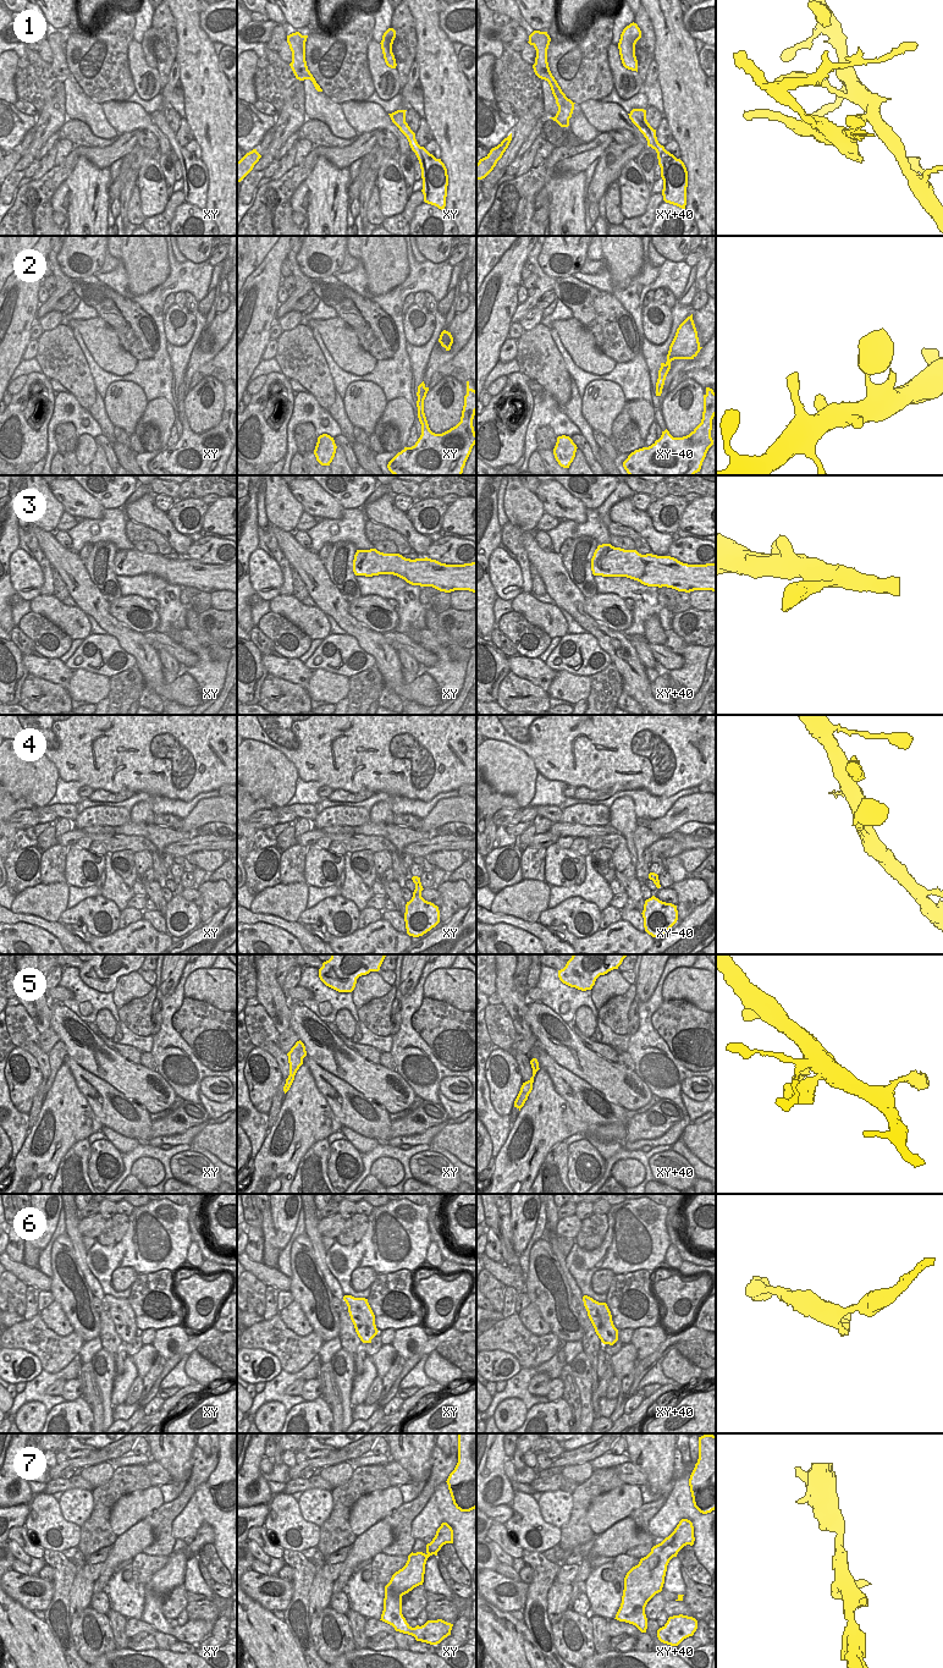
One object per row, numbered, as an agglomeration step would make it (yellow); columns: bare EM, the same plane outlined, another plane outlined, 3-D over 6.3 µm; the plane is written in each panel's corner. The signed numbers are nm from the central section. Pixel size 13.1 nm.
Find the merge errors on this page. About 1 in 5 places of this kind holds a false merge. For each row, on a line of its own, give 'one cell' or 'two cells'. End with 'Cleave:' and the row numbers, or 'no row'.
1: two cells
2: one cell
3: one cell
4: one cell
5: one cell
6: one cell
7: one cell
Cleave: 1

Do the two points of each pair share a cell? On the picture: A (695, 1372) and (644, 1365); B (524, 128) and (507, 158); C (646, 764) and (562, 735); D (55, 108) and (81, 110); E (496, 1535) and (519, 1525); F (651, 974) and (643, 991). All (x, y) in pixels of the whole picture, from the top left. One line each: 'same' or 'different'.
A: different
B: same
C: same
D: different
E: different
F: same

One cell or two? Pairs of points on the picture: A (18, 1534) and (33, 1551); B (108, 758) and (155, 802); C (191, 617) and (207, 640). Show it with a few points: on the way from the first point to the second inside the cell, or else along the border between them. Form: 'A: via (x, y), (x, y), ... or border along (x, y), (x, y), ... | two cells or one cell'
A: via (21, 1539), (28, 1546) | one cell
B: border along (136, 792), (147, 792), (175, 799) | two cells
C: via (192, 623), (202, 634) | one cell

